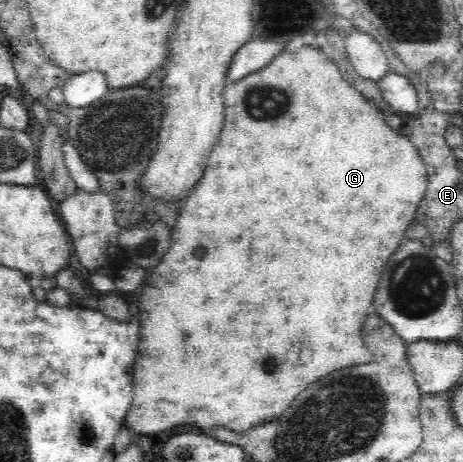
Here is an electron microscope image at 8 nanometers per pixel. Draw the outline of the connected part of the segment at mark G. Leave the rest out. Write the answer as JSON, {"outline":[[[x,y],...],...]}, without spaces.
{"outline":[[[284,46],[284,50],[280,50],[274,56],[273,60],[268,62],[267,66],[260,68],[257,72],[242,78],[232,84],[226,83],[223,90],[223,103],[224,103],[224,122],[220,134],[220,140],[218,144],[214,146],[214,150],[210,152],[210,158],[208,158],[208,164],[206,164],[206,170],[204,170],[204,178],[200,180],[200,184],[196,184],[196,188],[188,194],[182,210],[180,210],[180,216],[178,216],[178,222],[176,226],[172,228],[172,246],[170,250],[166,251],[166,254],[162,257],[162,260],[154,267],[152,274],[148,275],[148,281],[143,286],[142,295],[139,298],[139,313],[138,319],[140,323],[140,348],[138,350],[138,356],[136,356],[136,364],[132,368],[132,378],[134,378],[134,398],[132,398],[132,406],[126,413],[124,418],[124,424],[130,430],[138,432],[138,434],[156,434],[156,432],[164,432],[164,430],[170,430],[174,426],[190,426],[190,428],[196,428],[196,430],[210,430],[210,428],[216,428],[216,426],[223,426],[229,428],[234,432],[244,432],[244,430],[252,429],[256,427],[256,424],[260,425],[266,420],[274,420],[278,418],[290,404],[292,400],[306,388],[310,386],[312,382],[320,380],[322,376],[334,372],[334,370],[340,370],[340,368],[346,368],[346,366],[354,366],[354,364],[364,364],[372,358],[371,352],[367,346],[364,346],[364,340],[360,336],[362,332],[362,324],[366,320],[366,314],[368,314],[368,306],[372,304],[372,298],[374,298],[374,292],[378,288],[378,282],[380,282],[380,276],[388,264],[388,260],[392,258],[392,254],[396,252],[396,248],[400,246],[400,242],[404,240],[406,236],[406,230],[408,226],[413,223],[418,210],[418,205],[422,202],[427,191],[428,175],[425,169],[424,163],[422,162],[421,156],[418,154],[418,150],[412,145],[411,141],[398,135],[389,124],[386,122],[387,113],[382,111],[382,108],[376,107],[374,102],[360,93],[358,90],[346,81],[341,73],[339,72],[338,66],[331,60],[331,56],[324,53],[319,46],[301,46],[296,50],[288,50]]]}

